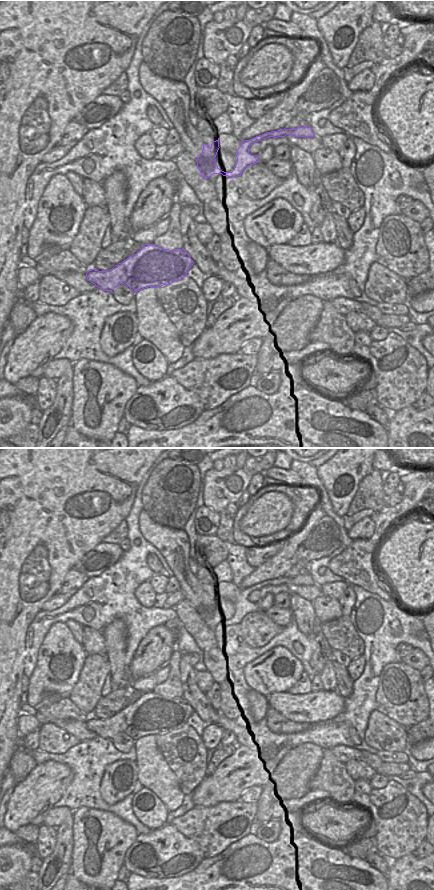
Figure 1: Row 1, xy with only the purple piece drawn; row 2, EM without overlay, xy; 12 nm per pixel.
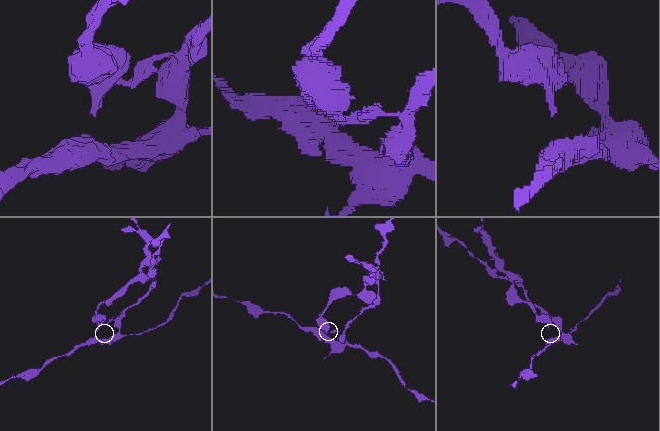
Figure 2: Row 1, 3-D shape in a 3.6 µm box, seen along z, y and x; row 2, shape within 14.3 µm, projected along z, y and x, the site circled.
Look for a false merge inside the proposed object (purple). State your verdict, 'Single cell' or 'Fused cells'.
Fused cells

